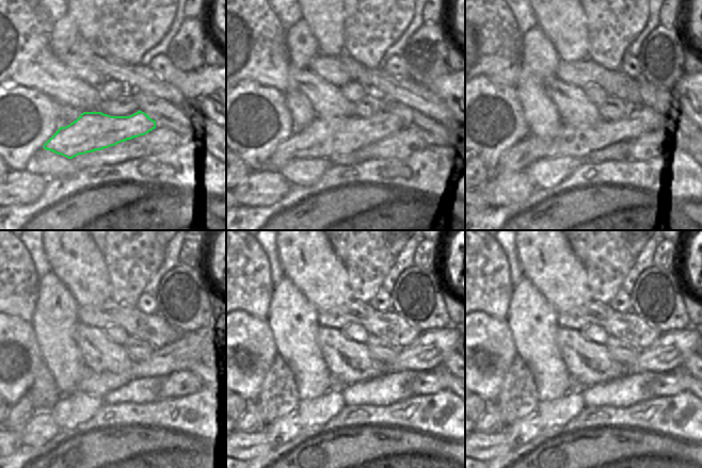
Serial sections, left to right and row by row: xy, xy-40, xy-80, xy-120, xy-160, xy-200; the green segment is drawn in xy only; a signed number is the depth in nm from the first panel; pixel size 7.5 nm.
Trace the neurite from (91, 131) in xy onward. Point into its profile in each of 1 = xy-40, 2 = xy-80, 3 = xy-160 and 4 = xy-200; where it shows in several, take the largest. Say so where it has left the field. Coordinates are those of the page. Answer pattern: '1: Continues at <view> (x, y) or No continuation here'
1: Continues at xy-40 (339, 135)
2: Continues at xy-80 (578, 142)
3: Continues at xy-160 (429, 351)
4: Continues at xy-200 (671, 349).

